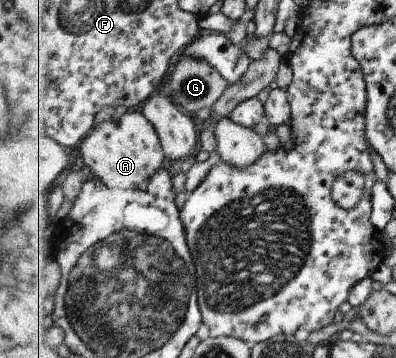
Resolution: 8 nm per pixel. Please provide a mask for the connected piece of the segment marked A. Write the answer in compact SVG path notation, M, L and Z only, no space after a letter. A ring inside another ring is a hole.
M128 111L118 118L111 118L106 123L98 123L95 129L84 137L83 144L79 147L83 161L90 172L110 189L140 189L140 185L147 184L162 169L161 165L167 159L155 126L140 111Z

